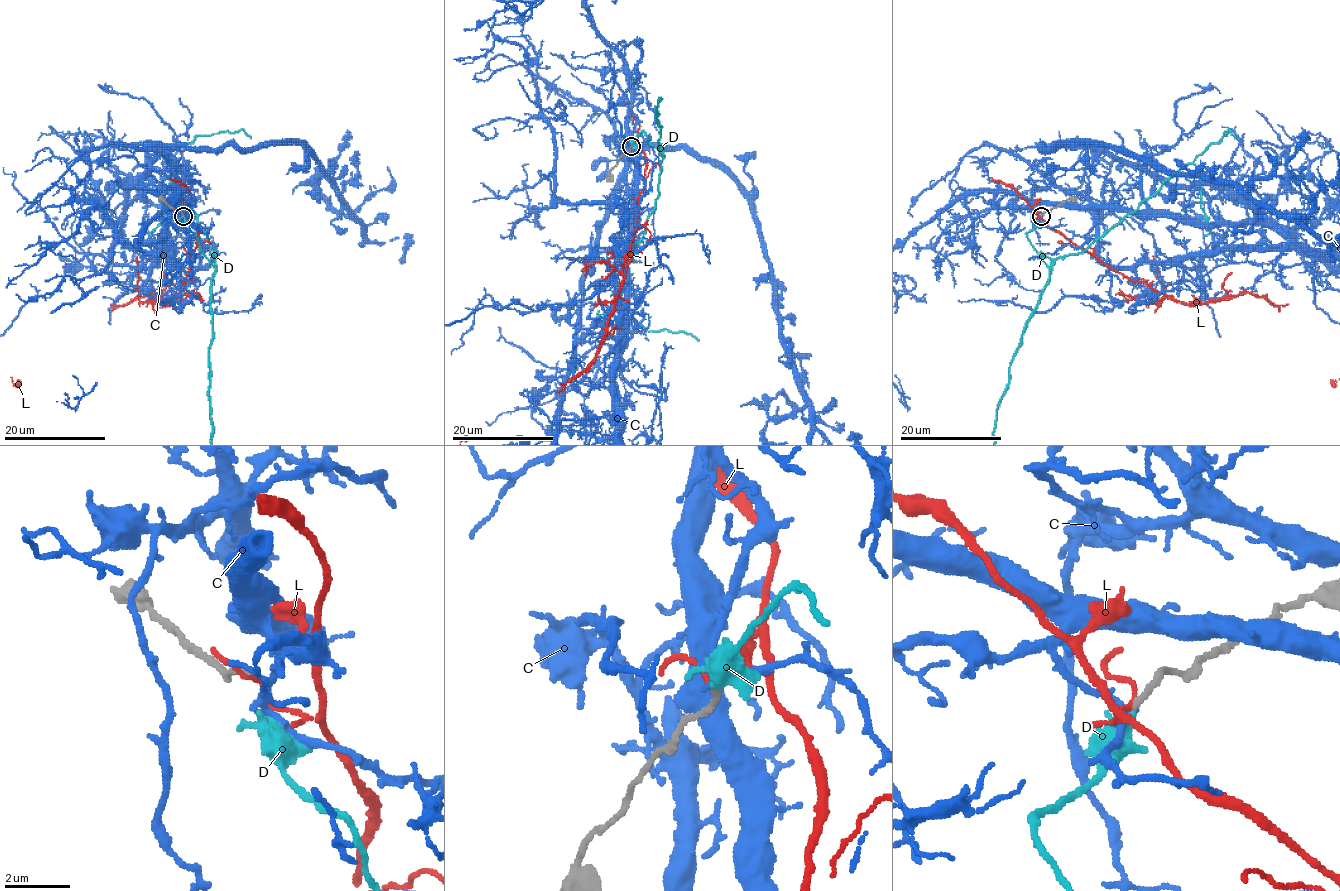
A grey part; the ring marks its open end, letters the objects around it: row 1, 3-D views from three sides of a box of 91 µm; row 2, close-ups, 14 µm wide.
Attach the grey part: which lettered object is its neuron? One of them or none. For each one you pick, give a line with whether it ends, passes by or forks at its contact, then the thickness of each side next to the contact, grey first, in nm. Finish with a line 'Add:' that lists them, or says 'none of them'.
D: it passes by; calibres 220 and 300 nm
Add: D

